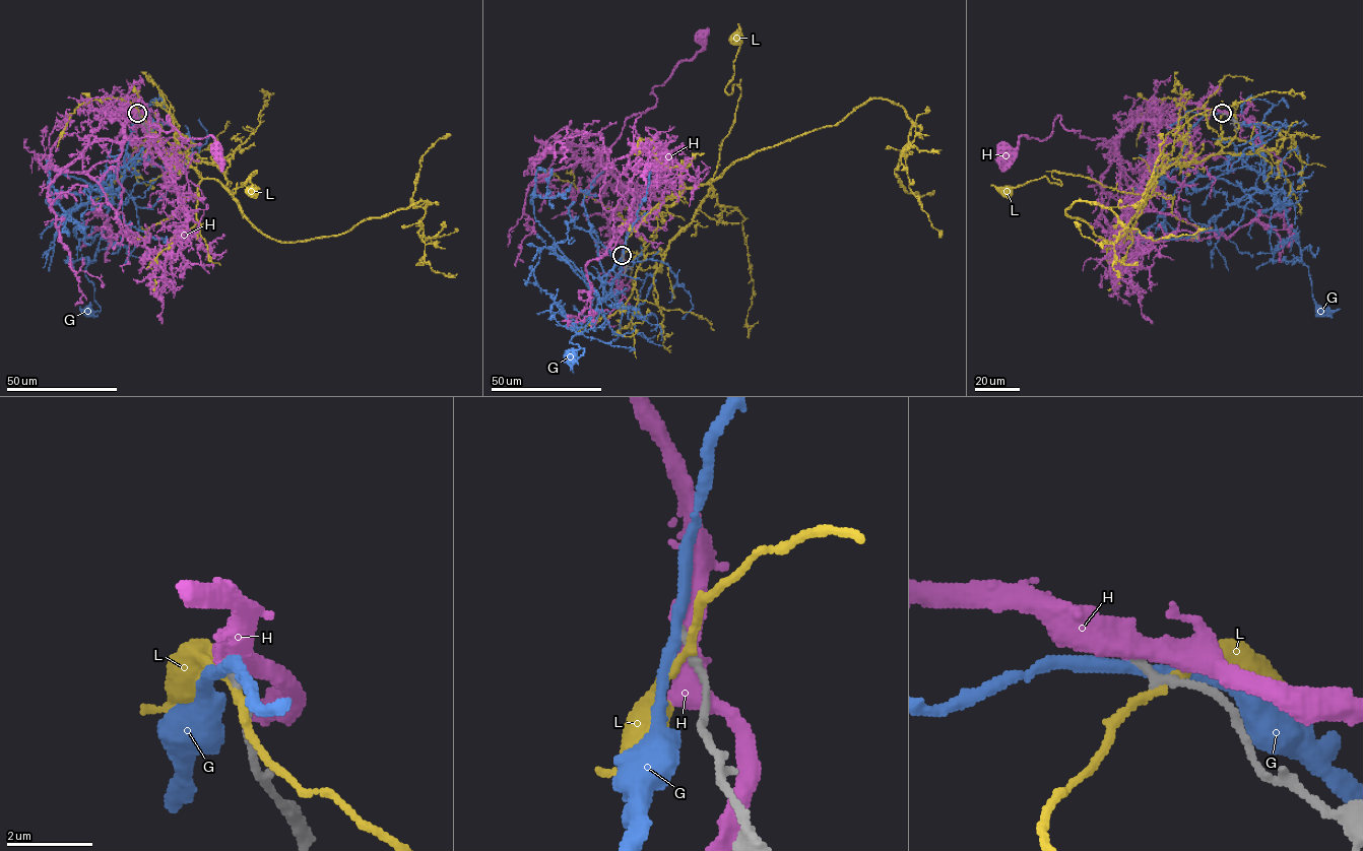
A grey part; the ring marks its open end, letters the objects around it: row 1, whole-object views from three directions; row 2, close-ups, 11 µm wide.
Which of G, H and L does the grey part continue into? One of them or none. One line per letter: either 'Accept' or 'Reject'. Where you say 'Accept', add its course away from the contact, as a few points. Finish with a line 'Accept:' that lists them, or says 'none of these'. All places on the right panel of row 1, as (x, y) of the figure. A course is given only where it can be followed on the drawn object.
G: Reject
H: Accept. Its course: (1222, 113), (1185, 104), (1141, 119), (1110, 140), (1066, 130), (1059, 115), (1045, 139), (1023, 135), (1004, 150)
L: Reject
Accept: H

